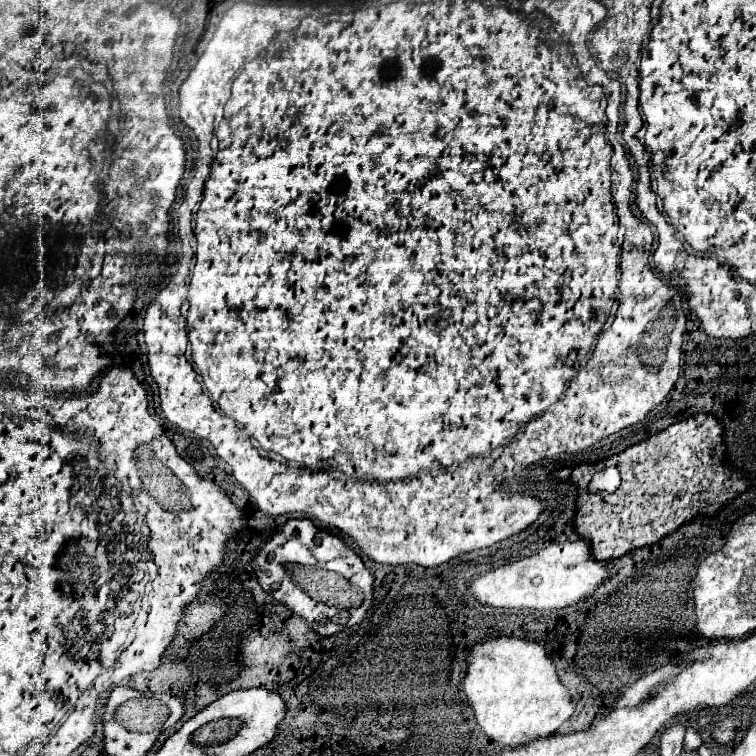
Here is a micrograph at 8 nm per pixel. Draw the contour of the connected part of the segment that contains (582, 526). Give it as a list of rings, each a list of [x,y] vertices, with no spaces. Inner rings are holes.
[[[697,414],[623,450],[621,460],[617,462],[621,484],[615,492],[587,490],[591,472],[603,472],[615,458],[575,468],[567,480],[577,490],[573,530],[579,538],[589,540],[593,558],[611,560],[657,542],[699,514],[717,514],[749,486],[749,480],[743,474],[737,474],[731,468],[725,472],[721,462],[723,450],[721,424],[717,418],[711,414]]]

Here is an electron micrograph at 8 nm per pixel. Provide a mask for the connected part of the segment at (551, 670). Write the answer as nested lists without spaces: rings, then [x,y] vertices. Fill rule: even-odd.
[[[515,636],[489,638],[473,644],[467,650],[465,662],[467,672],[463,692],[481,730],[493,742],[503,746],[521,746],[535,738],[551,736],[575,712],[571,694],[557,680],[555,664],[537,642],[527,642]]]

